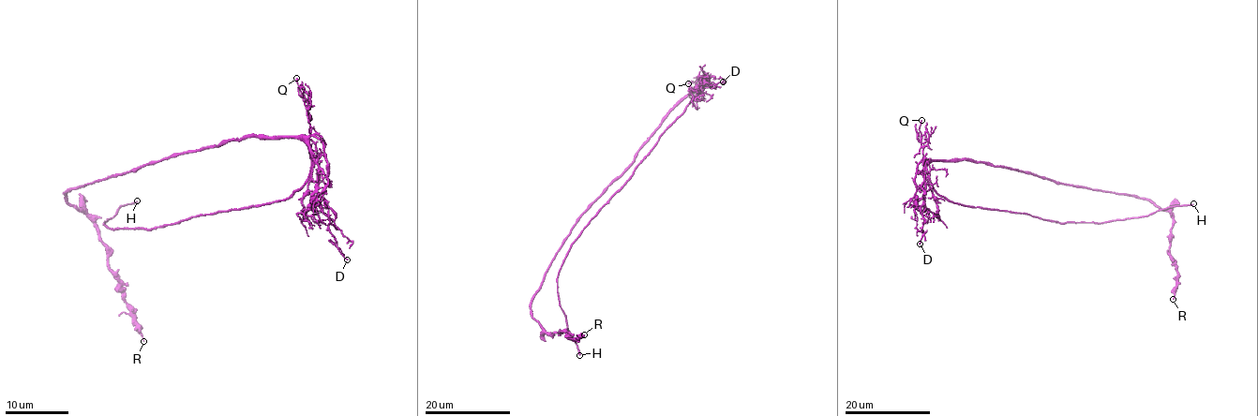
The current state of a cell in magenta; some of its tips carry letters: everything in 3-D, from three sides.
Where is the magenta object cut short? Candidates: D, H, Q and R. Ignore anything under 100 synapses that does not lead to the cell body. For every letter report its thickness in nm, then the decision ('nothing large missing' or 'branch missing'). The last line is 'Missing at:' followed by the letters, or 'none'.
D: 120 nm thick; nothing large missing
H: 200 nm thick; branch missing
Q: 110 nm thick; nothing large missing
R: 130 nm thick; nothing large missing
Missing at: H

